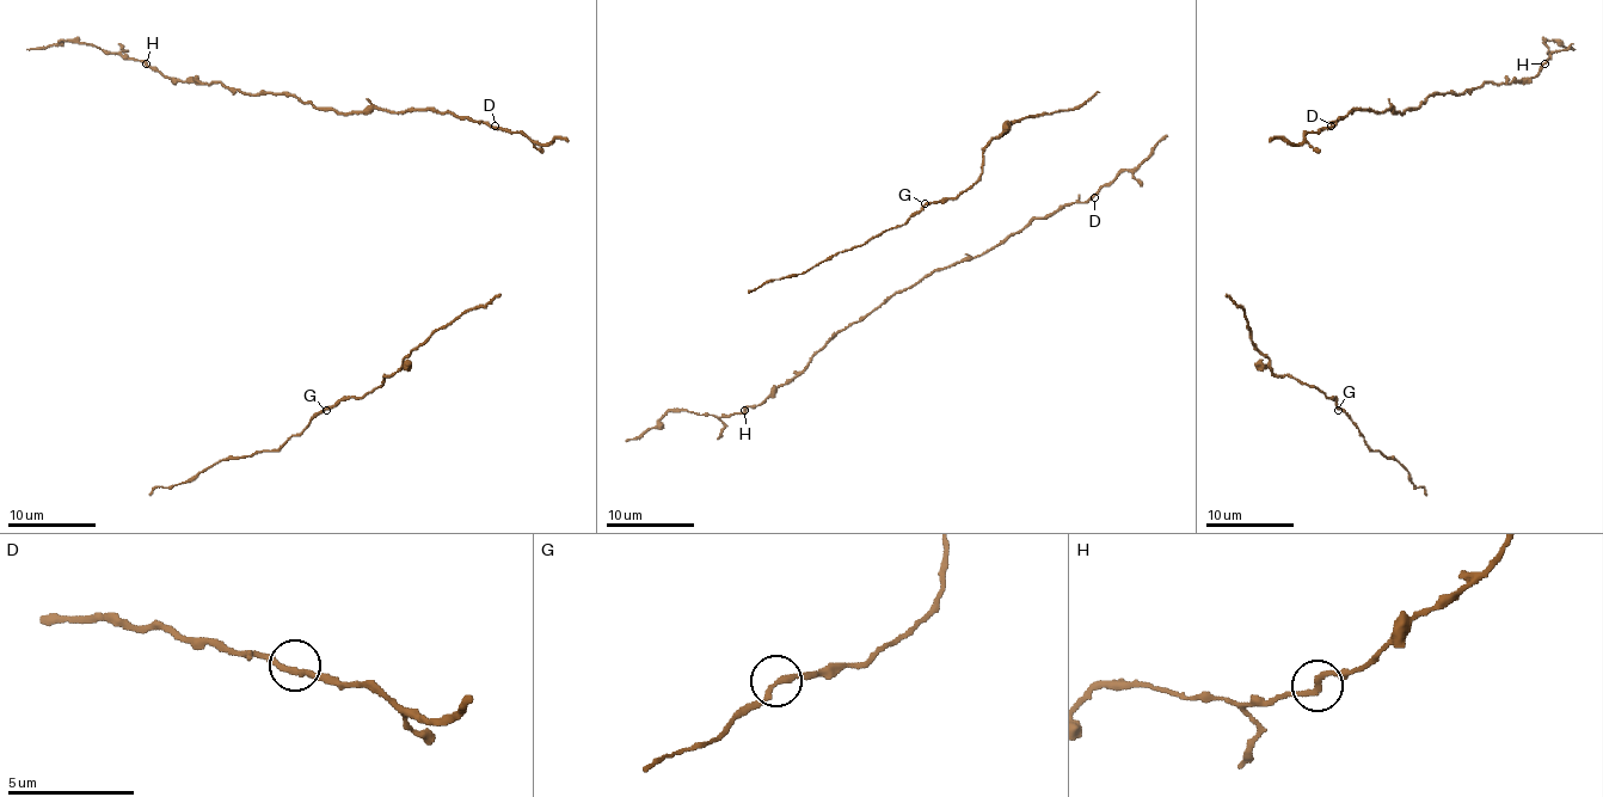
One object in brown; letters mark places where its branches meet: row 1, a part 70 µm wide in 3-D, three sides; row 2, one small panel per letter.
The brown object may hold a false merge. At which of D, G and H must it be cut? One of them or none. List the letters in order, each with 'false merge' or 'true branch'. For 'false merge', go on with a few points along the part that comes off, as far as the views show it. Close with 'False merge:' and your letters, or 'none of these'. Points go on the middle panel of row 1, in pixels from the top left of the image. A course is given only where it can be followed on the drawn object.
D: true branch
G: true branch
H: true branch
False merge: none of these

